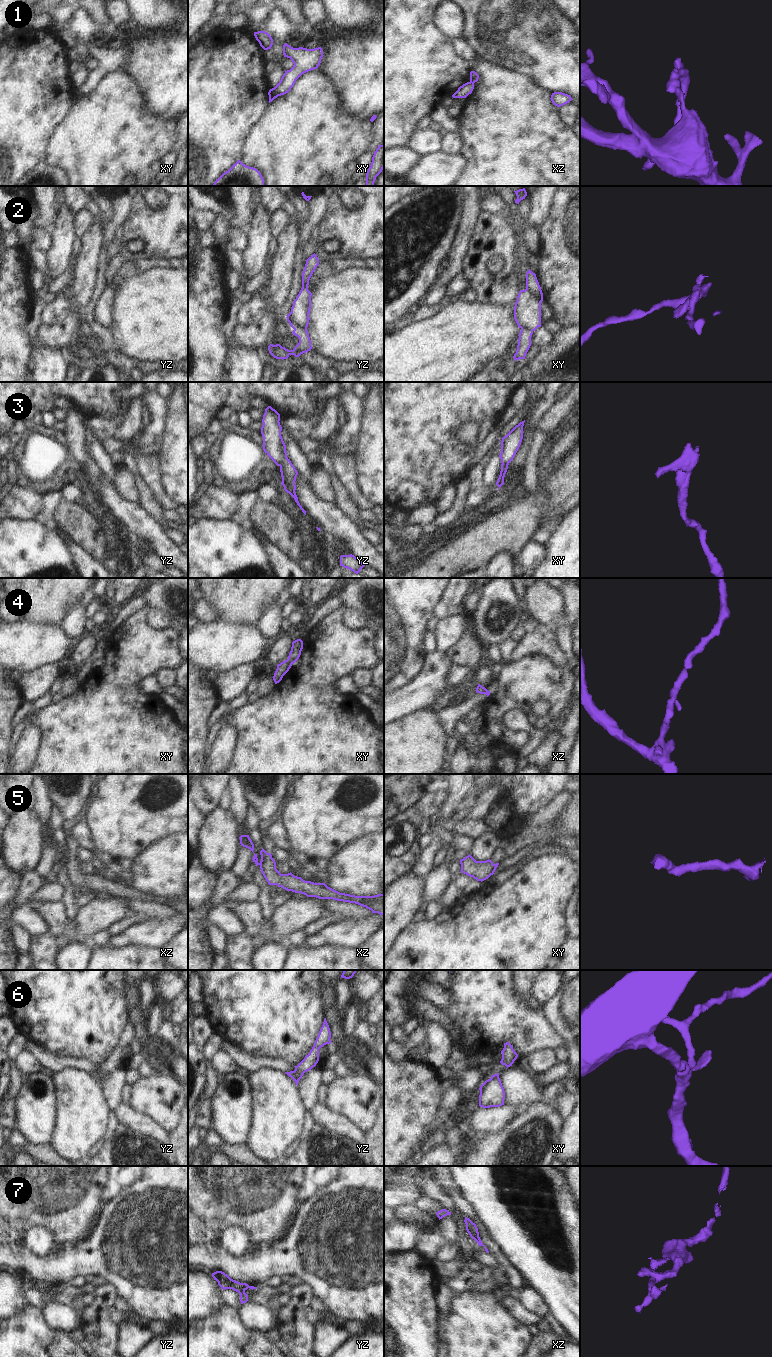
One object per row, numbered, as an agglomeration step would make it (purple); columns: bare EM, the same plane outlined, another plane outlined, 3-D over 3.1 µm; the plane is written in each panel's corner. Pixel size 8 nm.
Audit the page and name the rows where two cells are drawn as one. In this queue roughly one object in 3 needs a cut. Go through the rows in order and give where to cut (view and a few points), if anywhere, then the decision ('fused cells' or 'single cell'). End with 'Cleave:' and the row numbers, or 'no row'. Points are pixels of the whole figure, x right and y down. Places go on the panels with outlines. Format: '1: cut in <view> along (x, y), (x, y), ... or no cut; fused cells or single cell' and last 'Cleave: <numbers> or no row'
1: cut in xy along (273, 88), (277, 96); fused cells
2: cut in yz along (294, 328), (306, 329); fused cells
3: no cut; single cell
4: no cut; single cell
5: no cut; single cell
6: no cut; single cell
7: no cut; single cell
Cleave: 1, 2

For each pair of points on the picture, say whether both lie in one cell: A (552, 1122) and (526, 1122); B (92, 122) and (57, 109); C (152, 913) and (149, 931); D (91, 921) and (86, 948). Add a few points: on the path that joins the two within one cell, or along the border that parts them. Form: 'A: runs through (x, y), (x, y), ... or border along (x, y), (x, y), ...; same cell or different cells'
A: runs through (546, 1122), (532, 1122); same cell
B: border along (73, 103), (66, 116), (53, 131); different cells
C: border along (174, 913), (164, 918), (149, 919); different cells
D: border along (76, 940), (86, 942); different cells

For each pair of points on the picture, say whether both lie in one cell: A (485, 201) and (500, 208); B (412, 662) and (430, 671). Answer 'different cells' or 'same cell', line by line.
A: same cell
B: different cells

